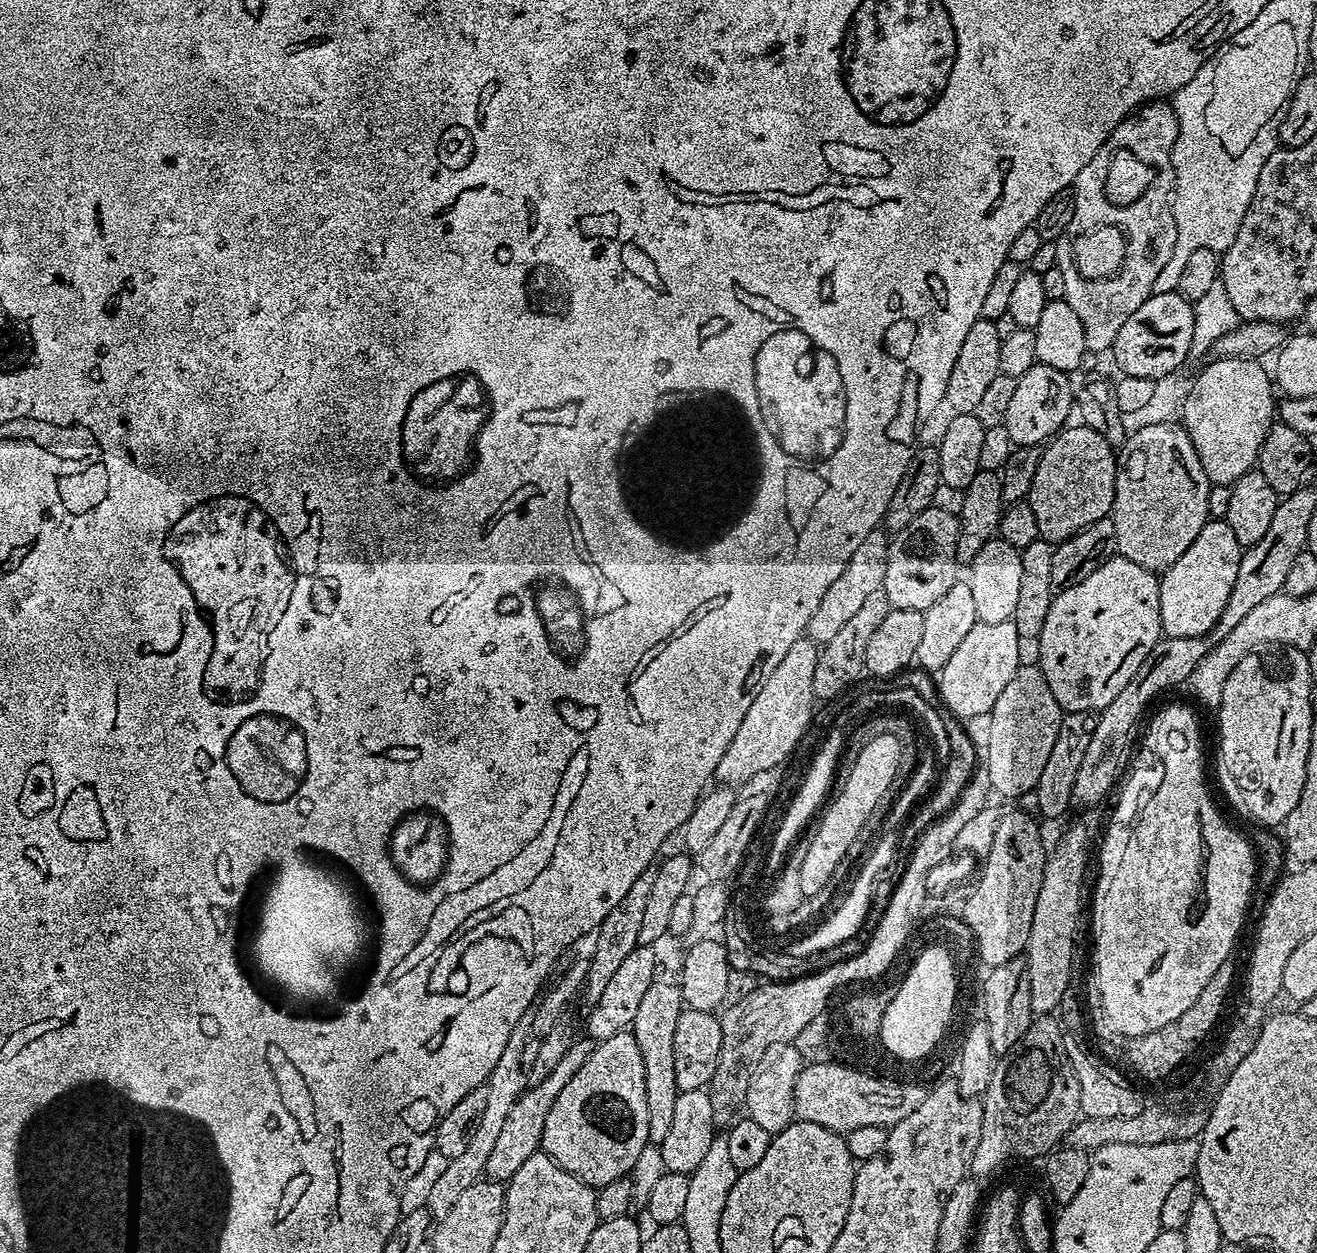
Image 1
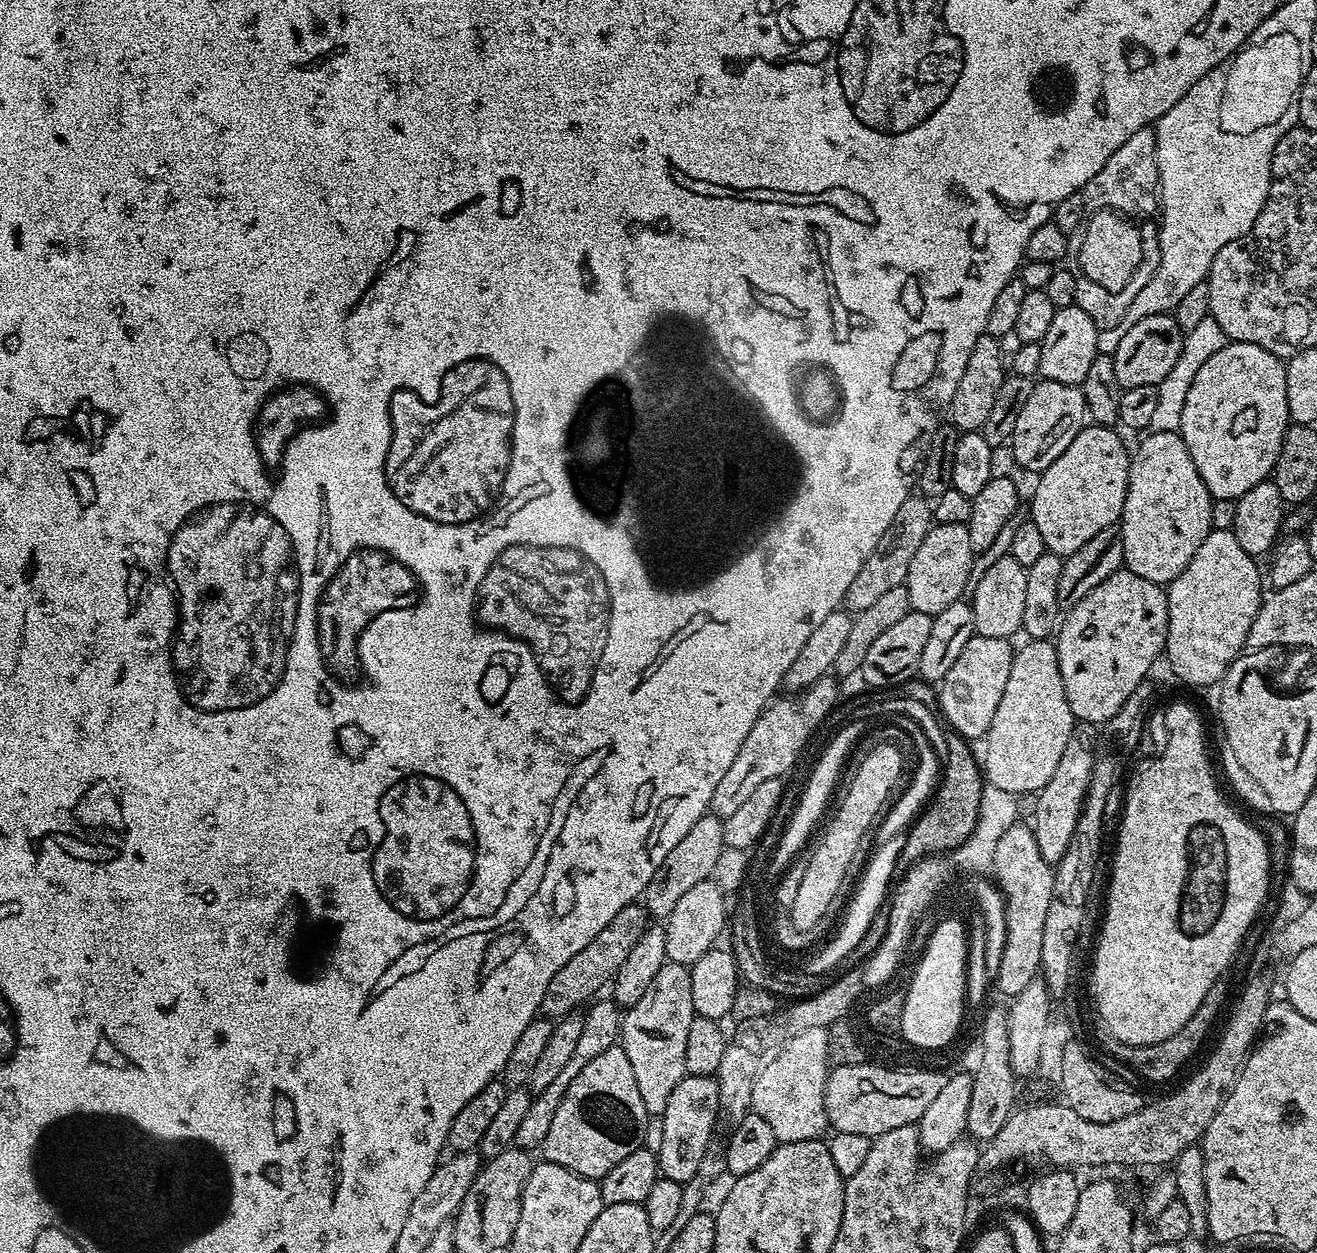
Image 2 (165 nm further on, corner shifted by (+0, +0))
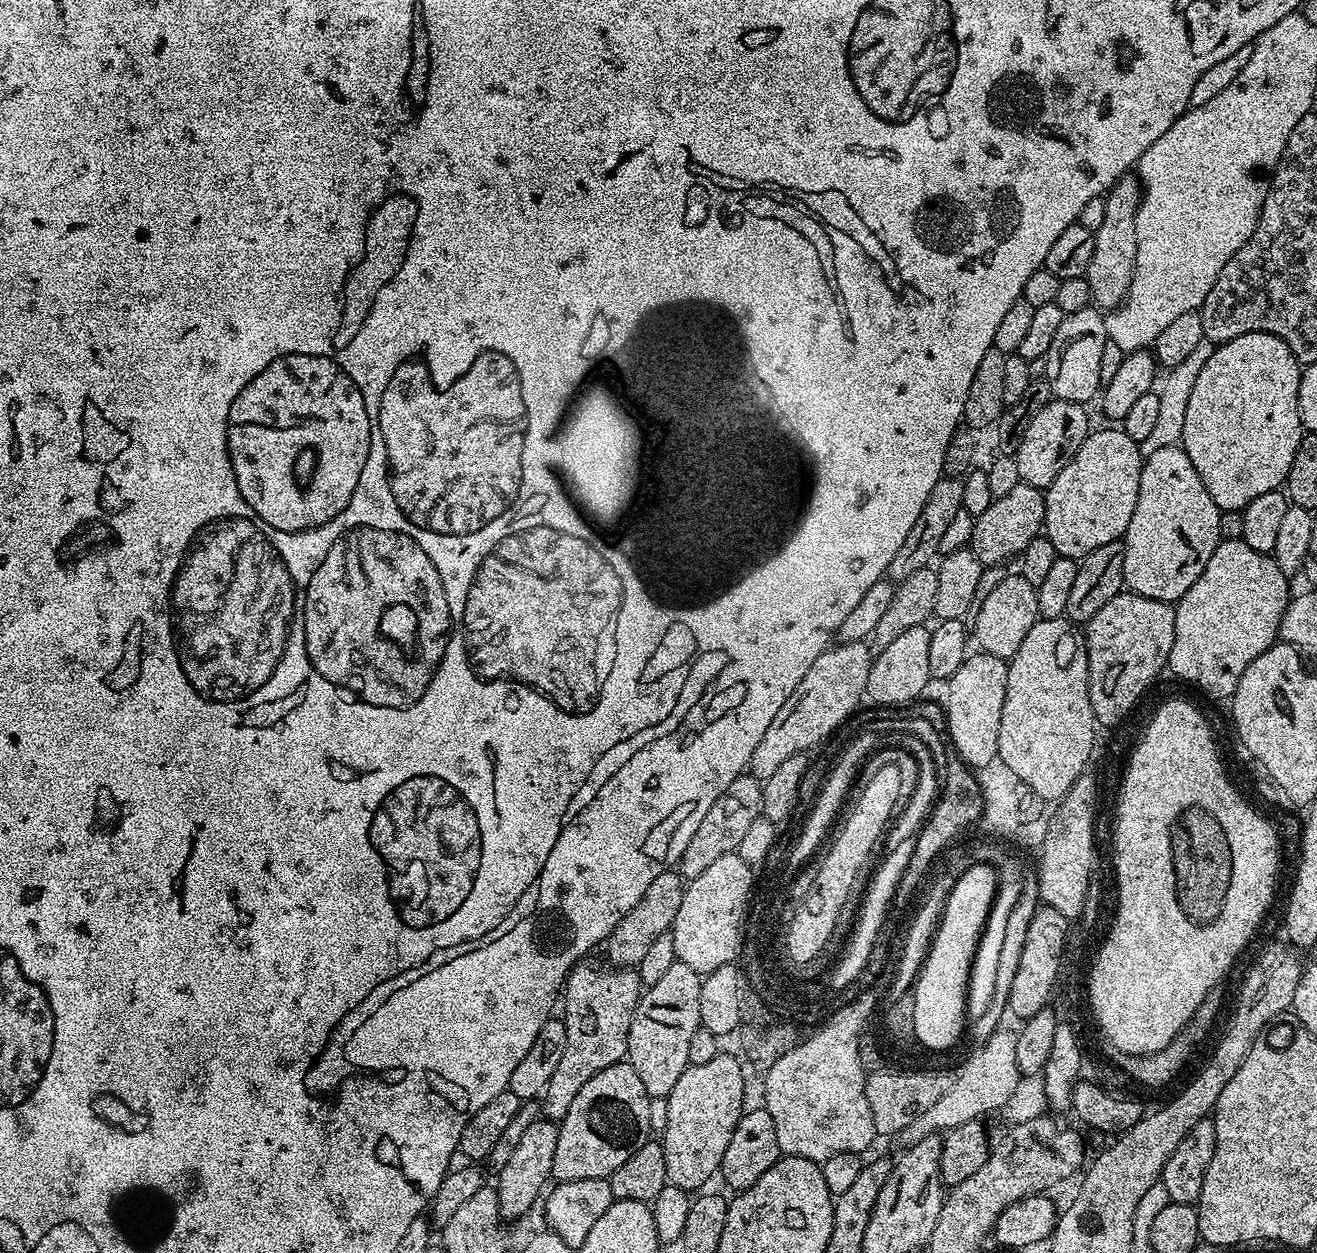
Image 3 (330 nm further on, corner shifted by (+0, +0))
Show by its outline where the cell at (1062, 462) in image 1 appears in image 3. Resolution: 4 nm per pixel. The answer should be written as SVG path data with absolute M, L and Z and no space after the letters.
M1108 426L1089 431L1088 437L1078 446L1078 450L1058 470L1058 478L1050 482L1044 492L1044 526L1043 535L1054 546L1057 557L1068 556L1071 560L1081 561L1086 554L1098 550L1098 546L1106 546L1106 542L1121 539L1130 526L1130 514L1134 514L1134 506L1138 502L1138 482L1140 481L1140 465L1142 457L1140 446L1130 439L1123 427Z

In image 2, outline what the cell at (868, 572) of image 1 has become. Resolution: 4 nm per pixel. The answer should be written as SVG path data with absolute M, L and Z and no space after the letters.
M913 494L906 502L902 502L902 510L898 510L886 547L864 563L862 570L858 572L858 578L854 578L854 582L850 584L846 604L853 613L866 611L870 606L874 606L874 602L878 602L878 598L882 598L882 594L901 587L907 581L914 554L918 554L918 546L922 546L922 540L926 538L928 529L933 527L933 524L933 505L924 496Z

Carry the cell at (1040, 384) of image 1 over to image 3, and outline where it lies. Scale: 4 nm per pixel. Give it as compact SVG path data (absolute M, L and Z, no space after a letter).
M1053 398L1048 401L1046 406L1042 406L1042 410L1038 410L1038 414L1034 414L1030 426L1026 426L1026 430L1022 434L1015 455L1018 462L1018 474L1023 483L1047 490L1050 482L1054 482L1054 478L1058 478L1058 470L1062 470L1062 466L1066 466L1068 459L1088 437L1090 431L1088 410L1085 405Z

